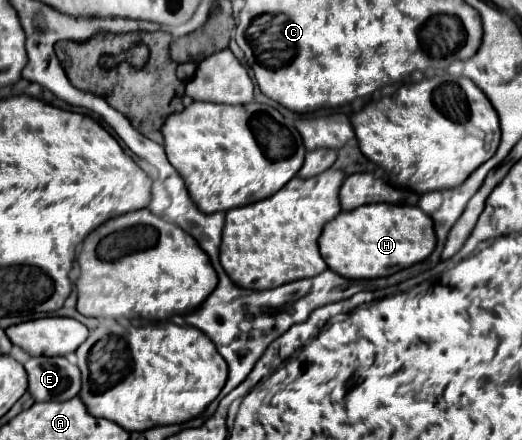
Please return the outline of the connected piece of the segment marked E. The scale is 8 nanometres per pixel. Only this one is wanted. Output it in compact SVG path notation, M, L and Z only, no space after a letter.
M29 357L25 371L35 401L69 401L81 389L81 373L65 357Z

